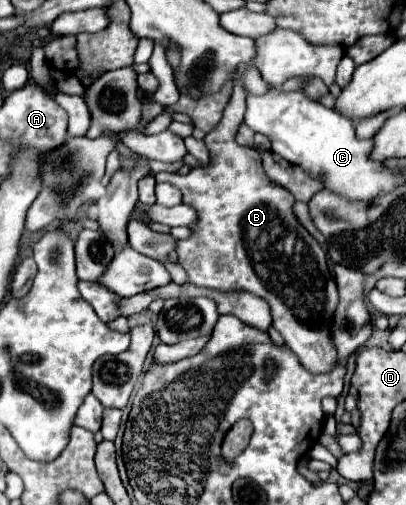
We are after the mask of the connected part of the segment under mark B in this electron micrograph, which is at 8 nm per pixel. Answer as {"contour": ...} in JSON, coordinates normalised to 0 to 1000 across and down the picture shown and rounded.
{"contour":[[[586,131],[586,154],[576,154],[576,182],[552,218],[547,238],[502,273],[522,325],[507,333],[478,333],[463,345],[438,345],[438,341],[379,345],[384,356],[404,356],[438,368],[453,388],[448,400],[478,408],[488,420],[488,440],[473,448],[478,463],[463,475],[438,475],[443,527],[458,535],[463,558],[483,566],[532,570],[532,574],[606,574],[631,586],[645,586],[670,610],[670,634],[675,634],[670,646],[695,661],[704,685],[729,701],[744,725],[764,737],[813,737],[833,721],[833,697],[813,657],[823,638],[823,618],[833,606],[828,558],[808,539],[803,499],[739,448],[739,440],[719,424],[724,388],[695,368],[675,364],[670,372],[670,360],[645,337],[640,305],[581,281],[581,261],[586,250],[596,246],[601,218],[606,218],[606,194],[601,194],[606,178],[596,170],[596,139],[606,139],[606,131]]]}

